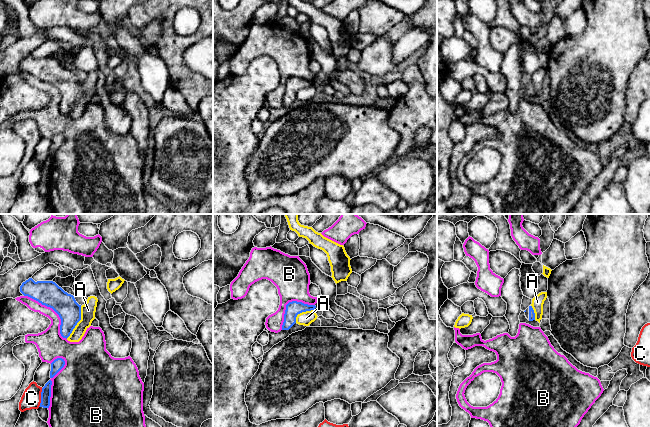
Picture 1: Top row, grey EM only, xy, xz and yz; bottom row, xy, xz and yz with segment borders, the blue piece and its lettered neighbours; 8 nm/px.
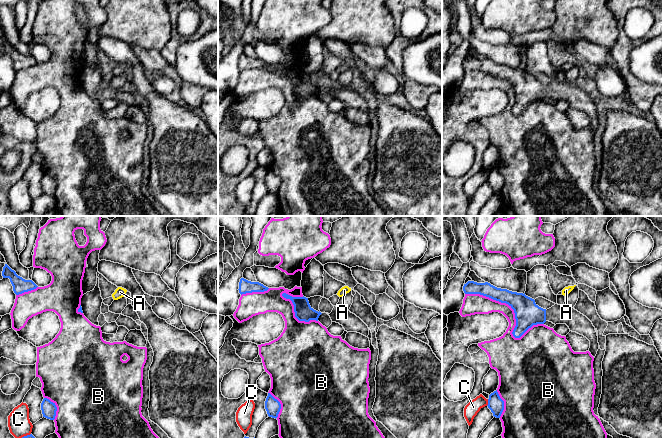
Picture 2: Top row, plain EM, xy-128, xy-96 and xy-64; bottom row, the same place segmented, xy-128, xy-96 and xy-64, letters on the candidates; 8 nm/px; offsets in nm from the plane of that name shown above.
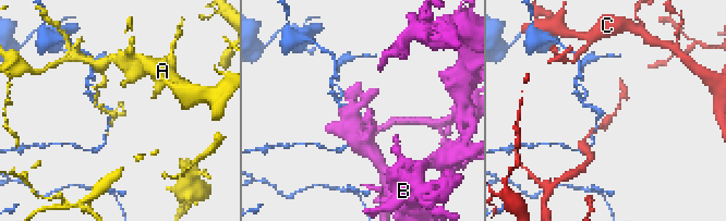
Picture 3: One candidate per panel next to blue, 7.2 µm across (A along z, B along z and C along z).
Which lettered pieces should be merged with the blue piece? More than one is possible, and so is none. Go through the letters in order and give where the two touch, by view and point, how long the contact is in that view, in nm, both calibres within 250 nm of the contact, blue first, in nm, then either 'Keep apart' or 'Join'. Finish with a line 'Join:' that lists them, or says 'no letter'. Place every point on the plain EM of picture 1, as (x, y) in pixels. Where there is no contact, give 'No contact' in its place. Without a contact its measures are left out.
A: Touches blue at xy (78, 97). Shared border 300 nm. Thickness 190 nm (blue) against 120 nm. Keep apart
B: Touches blue at xy (51, 159). Shared border 420 nm. Thickness 90 nm (blue) against 480 nm. Keep apart
C: Touches blue at xy (41, 173). Shared border 160 nm. Thickness 80 nm (blue) against 160 nm. Keep apart
Join: no letter

